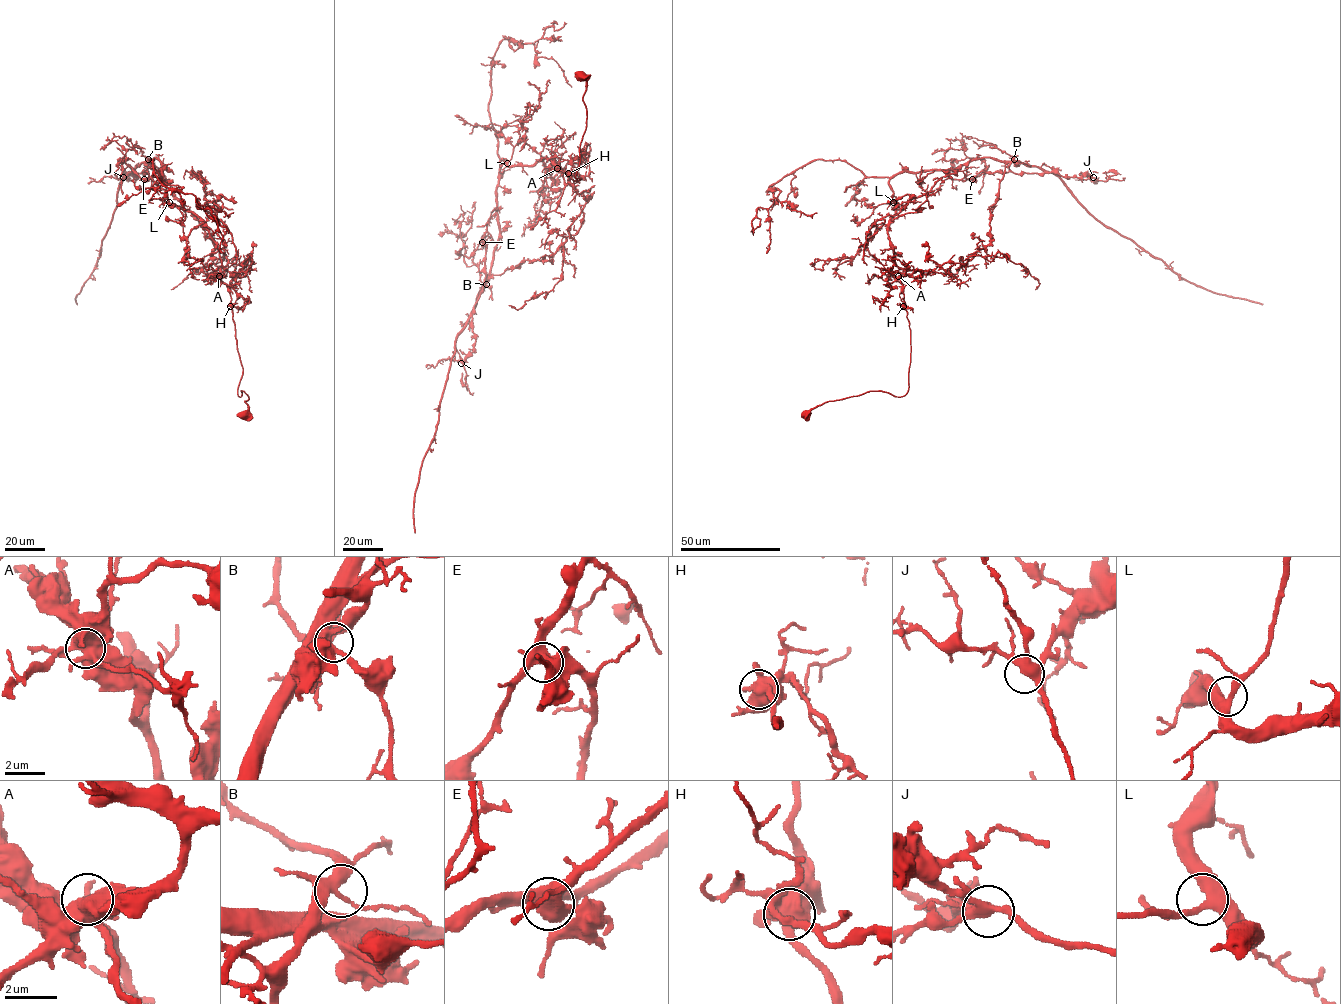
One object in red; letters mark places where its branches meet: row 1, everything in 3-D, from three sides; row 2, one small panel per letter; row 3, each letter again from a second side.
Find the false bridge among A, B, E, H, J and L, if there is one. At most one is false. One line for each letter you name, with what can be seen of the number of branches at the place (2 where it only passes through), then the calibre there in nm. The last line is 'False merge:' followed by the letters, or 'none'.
H: Branches: 4. Thickness 550 nm
False merge: H

